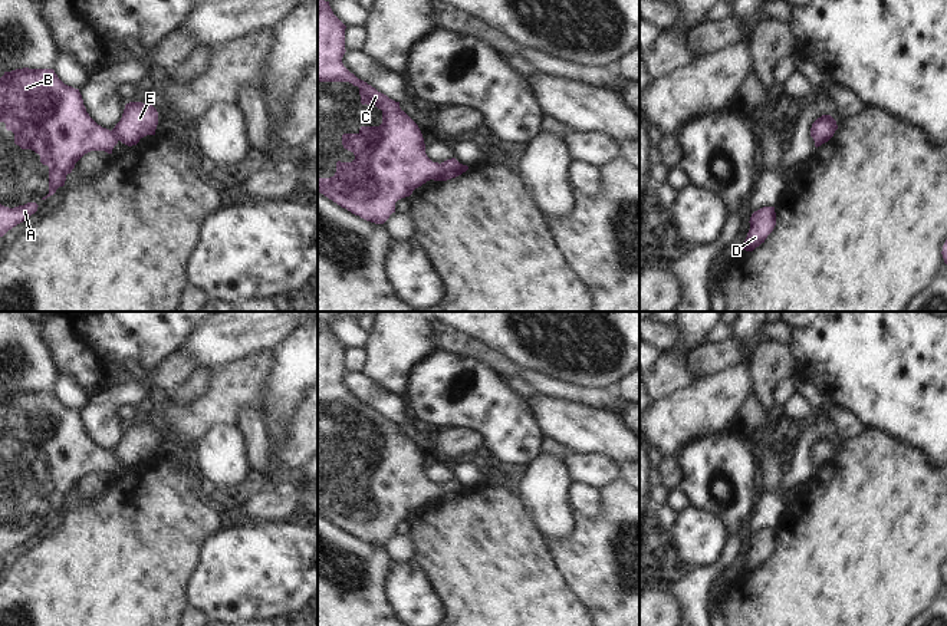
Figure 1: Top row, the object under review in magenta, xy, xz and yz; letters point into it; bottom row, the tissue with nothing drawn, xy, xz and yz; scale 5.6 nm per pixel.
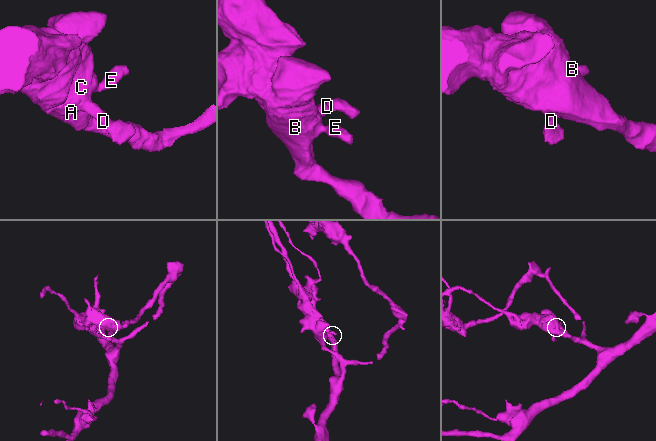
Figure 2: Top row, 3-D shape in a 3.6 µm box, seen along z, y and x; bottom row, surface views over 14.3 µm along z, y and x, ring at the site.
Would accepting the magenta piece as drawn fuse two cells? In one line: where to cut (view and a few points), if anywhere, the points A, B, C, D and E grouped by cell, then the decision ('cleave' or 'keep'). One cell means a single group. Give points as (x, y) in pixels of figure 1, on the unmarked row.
cut none; groups A B C D E; keep

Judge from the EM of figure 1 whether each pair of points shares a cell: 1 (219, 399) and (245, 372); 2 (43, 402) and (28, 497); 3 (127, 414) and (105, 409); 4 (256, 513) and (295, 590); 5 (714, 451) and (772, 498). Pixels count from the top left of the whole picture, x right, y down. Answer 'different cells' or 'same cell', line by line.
1: same cell
2: same cell
3: different cells
4: different cells
5: different cells

